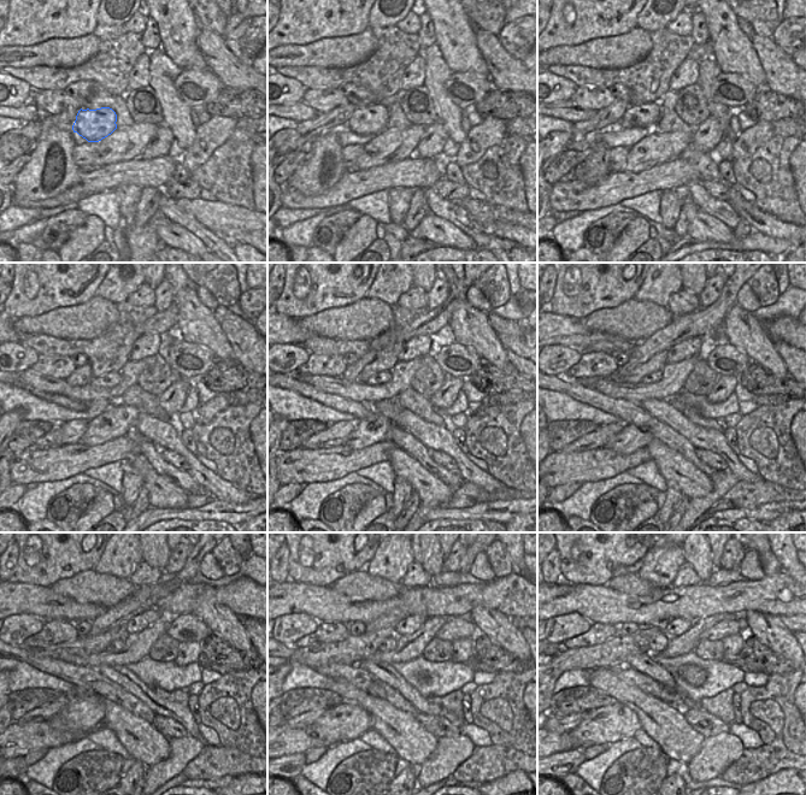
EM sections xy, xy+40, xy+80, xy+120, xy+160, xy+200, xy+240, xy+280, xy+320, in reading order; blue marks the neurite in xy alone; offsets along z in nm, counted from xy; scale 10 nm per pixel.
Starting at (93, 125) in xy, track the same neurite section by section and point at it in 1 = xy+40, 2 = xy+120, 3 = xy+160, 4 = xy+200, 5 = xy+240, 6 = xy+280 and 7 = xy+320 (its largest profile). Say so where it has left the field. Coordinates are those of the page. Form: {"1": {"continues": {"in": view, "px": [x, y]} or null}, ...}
{"1": {"continues": {"in": "xy+40", "px": [371, 119]}}, "2": {"continues": {"in": "xy+120", "px": [110, 380]}}, "3": {"continues": {"in": "xy+160", "px": [378, 378]}}, "4": {"continues": {"in": "xy+200", "px": [652, 377]}}, "5": {"continues": {"in": "xy+240", "px": [112, 647]}}, "6": {"continues": {"in": "xy+280", "px": [388, 645]}}, "7": {"continues": {"in": "xy+320", "px": [658, 643]}}}

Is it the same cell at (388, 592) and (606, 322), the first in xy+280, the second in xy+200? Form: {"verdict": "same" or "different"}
{"verdict": "same"}

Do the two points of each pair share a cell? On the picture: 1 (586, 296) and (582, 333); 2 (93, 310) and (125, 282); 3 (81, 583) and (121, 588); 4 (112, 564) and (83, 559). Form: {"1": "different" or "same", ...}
{"1": "different", "2": "different", "3": "same", "4": "different"}

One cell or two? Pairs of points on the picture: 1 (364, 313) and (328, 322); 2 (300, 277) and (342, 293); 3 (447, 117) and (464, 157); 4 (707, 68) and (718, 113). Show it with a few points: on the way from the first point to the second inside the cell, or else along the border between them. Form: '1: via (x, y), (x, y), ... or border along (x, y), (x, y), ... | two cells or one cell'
1: via (356, 322), (336, 322) | one cell
2: via (311, 277), (327, 277), (331, 282) | one cell
3: border along (466, 134), (459, 146) | two cells
4: via (707, 78), (707, 94), (711, 102) | one cell

